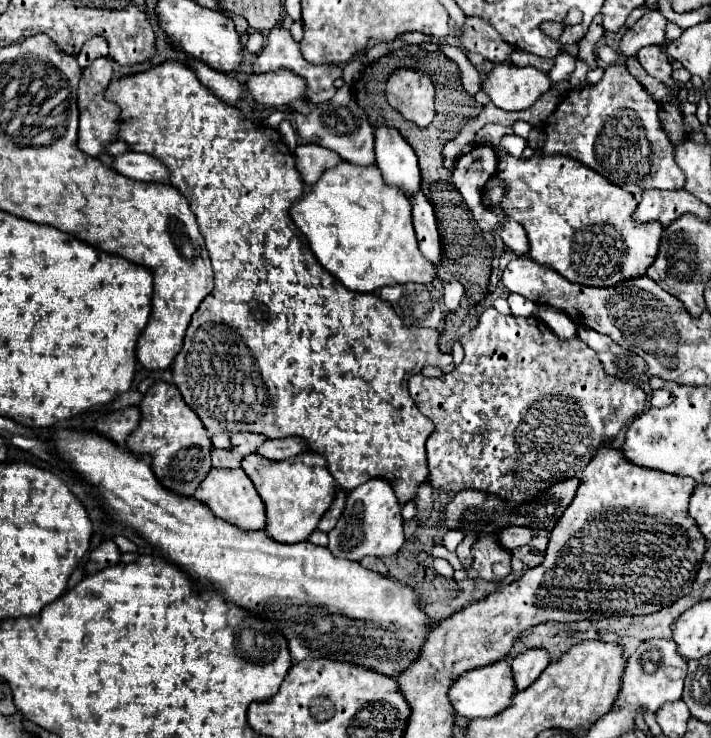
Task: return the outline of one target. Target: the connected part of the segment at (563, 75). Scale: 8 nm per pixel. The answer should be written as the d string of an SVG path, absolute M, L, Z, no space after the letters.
M560 50L560 54L554 58L554 68L548 72L548 76L552 78L552 82L554 84L560 84L560 82L564 82L564 80L568 80L570 78L570 74L574 72L574 56L570 56L568 52L562 52Z

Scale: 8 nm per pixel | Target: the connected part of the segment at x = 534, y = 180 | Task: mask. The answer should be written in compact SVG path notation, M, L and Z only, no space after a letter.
M508 154L498 162L496 176L506 184L506 194L500 202L500 208L506 216L524 226L530 242L528 256L534 262L556 270L568 282L592 288L612 288L624 280L644 276L650 264L656 260L662 224L636 222L632 218L632 212L638 206L636 198L610 184L604 176L590 172L590 168L584 164L566 160L566 156L532 156L526 160Z

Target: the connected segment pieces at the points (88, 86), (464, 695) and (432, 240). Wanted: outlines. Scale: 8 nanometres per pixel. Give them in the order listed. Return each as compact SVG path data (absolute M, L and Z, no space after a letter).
M98 58L90 68L86 68L82 72L80 78L80 88L78 88L78 110L80 110L80 130L78 130L78 148L90 156L100 156L104 154L104 146L108 142L114 142L116 136L114 132L118 132L118 116L120 116L120 108L114 102L104 100L104 92L108 88L108 84L112 82L112 64L108 58Z
M498 660L488 666L474 668L474 670L464 672L462 676L458 676L448 690L448 698L450 698L450 704L454 706L454 710L464 718L490 718L490 716L502 712L506 706L510 706L514 692L516 692L516 688L514 688L510 664L506 660Z
M414 192L410 196L410 204L412 204L412 222L414 222L418 246L432 264L438 264L442 248L440 248L440 234L436 228L434 208L424 196L424 192Z

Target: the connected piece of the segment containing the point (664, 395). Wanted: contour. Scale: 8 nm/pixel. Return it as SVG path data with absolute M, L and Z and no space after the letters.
M660 388L652 392L652 398L650 398L652 406L668 406L672 402L674 402L674 394L668 388Z

